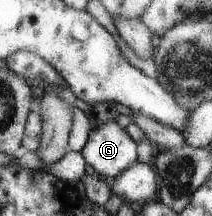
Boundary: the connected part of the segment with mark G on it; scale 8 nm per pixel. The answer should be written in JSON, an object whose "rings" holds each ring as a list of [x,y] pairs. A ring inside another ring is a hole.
{"rings":[[[109,120],[91,128],[80,154],[88,170],[105,180],[135,161],[135,142],[114,120]]]}

